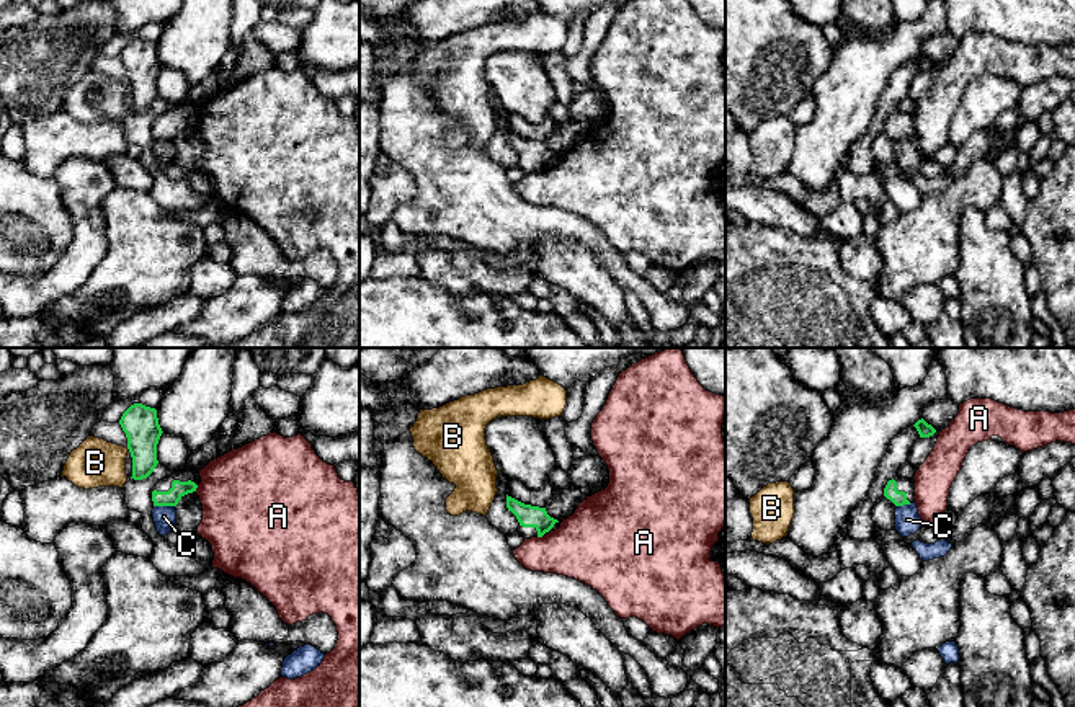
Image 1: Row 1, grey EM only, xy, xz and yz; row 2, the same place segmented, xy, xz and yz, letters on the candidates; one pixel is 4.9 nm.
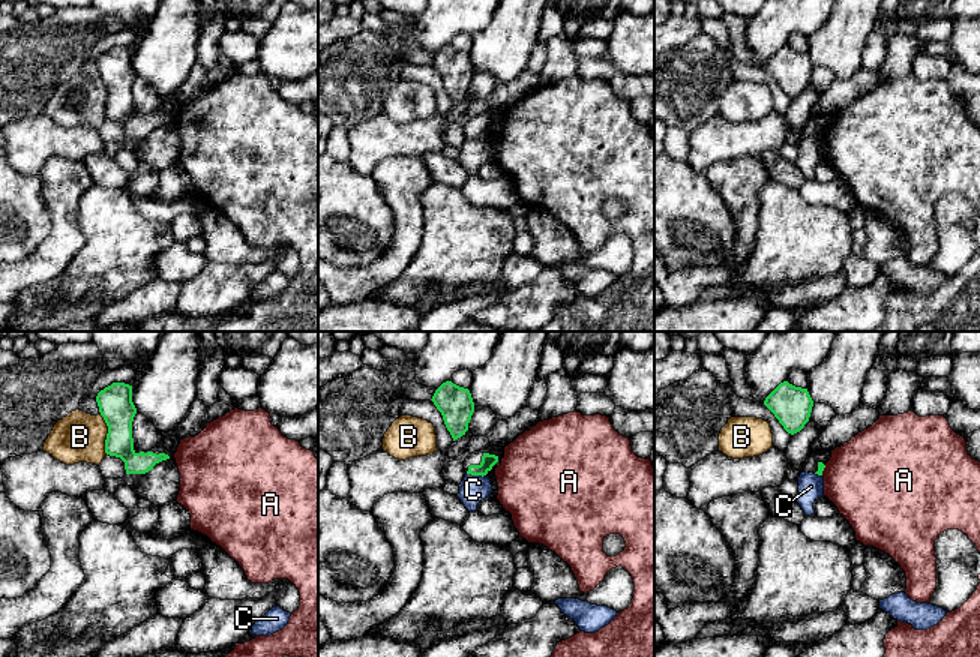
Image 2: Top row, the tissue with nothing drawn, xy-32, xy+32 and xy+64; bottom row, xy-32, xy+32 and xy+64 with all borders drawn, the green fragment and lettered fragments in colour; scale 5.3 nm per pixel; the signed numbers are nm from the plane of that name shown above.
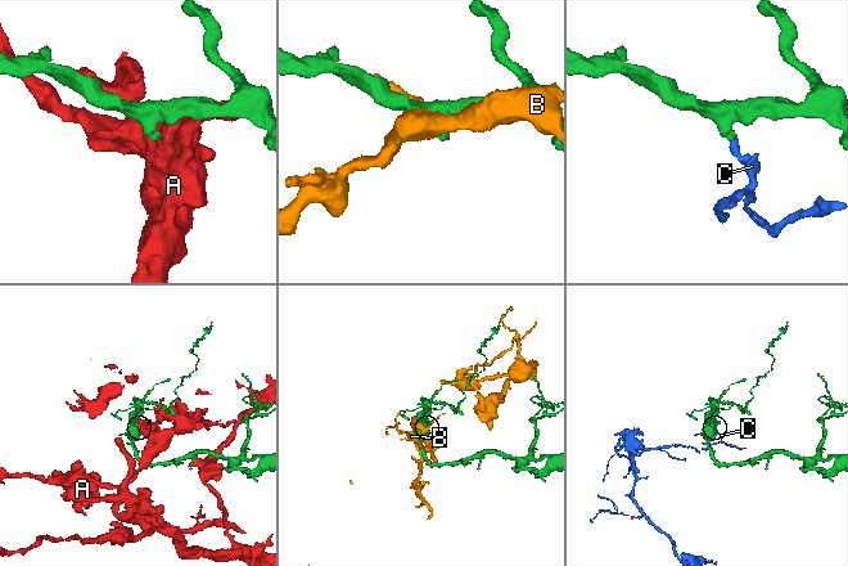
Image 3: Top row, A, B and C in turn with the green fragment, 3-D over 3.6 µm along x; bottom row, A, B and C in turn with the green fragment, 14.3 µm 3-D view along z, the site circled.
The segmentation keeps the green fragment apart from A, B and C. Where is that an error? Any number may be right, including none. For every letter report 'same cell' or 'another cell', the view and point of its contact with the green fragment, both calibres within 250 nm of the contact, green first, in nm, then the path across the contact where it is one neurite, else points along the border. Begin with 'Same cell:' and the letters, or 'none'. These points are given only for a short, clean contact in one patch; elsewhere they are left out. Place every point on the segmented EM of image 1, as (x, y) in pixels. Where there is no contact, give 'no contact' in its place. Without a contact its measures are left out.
Same cell: none
A: another cell | xy (196, 487) | 80/440 nm
B: another cell | xy (128, 448) | 180/240 nm
C: another cell | xy (164, 505) | 80/110 nm

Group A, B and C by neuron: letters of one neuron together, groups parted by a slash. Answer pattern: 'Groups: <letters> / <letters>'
Groups: A / B / C

